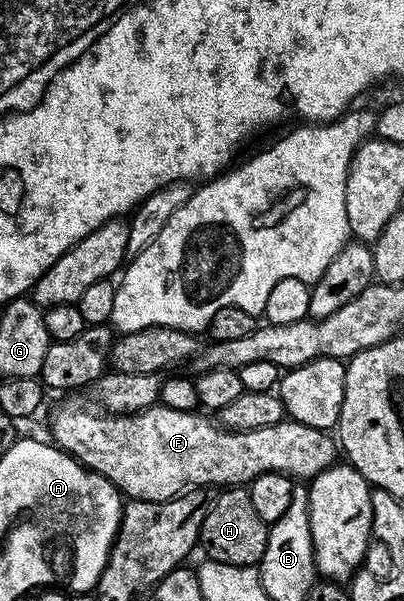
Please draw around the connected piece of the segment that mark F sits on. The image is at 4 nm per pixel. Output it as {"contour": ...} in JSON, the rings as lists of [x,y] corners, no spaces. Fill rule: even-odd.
{"contour":[[[74,404],[56,409],[50,420],[53,443],[63,452],[69,452],[78,463],[85,464],[91,472],[99,472],[111,480],[130,500],[171,500],[191,486],[246,486],[265,472],[282,472],[295,481],[309,482],[324,469],[331,468],[340,456],[339,445],[329,431],[304,426],[289,418],[283,418],[276,426],[264,426],[260,430],[231,432],[212,422],[209,415],[198,416],[197,411],[185,412],[155,406],[129,414],[98,412],[77,408]]]}

